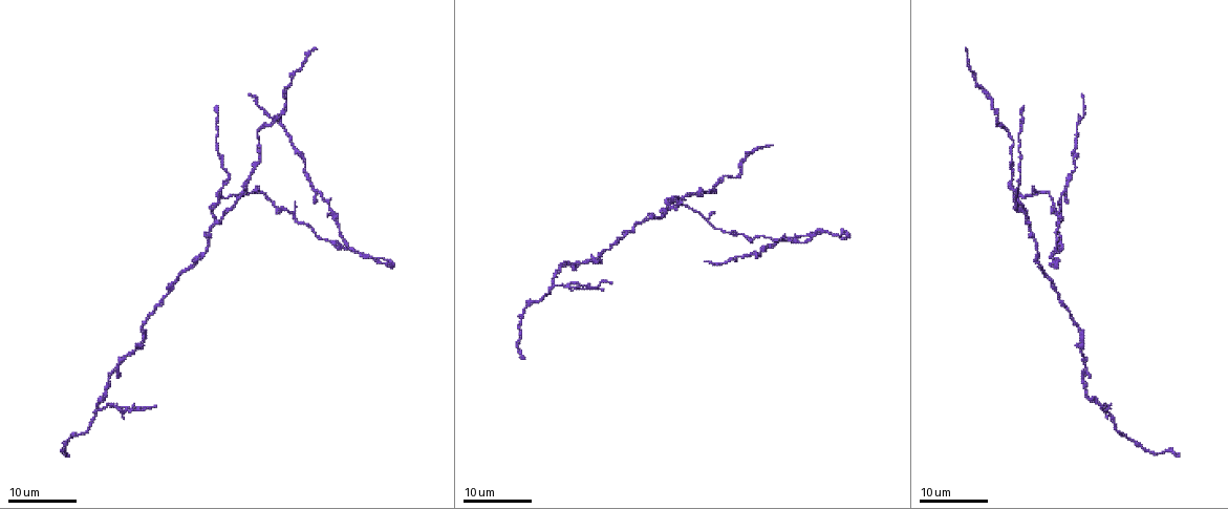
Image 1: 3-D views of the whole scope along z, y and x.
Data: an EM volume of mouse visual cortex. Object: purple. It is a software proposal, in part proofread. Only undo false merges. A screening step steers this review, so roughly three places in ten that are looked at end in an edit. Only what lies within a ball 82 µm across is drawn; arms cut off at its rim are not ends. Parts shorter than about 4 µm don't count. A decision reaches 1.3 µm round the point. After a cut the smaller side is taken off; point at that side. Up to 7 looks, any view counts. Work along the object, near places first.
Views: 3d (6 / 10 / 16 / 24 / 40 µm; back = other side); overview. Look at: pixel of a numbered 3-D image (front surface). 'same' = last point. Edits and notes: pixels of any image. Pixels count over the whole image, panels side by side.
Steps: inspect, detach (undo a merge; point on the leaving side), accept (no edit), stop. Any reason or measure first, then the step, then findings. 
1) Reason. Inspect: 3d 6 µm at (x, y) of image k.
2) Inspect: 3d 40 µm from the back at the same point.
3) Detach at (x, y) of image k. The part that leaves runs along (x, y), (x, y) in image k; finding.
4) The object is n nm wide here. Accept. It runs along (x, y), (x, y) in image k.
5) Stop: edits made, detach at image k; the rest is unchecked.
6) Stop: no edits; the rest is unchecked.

Inspect: 3d 24 µm at (1028, 221) of image 1.

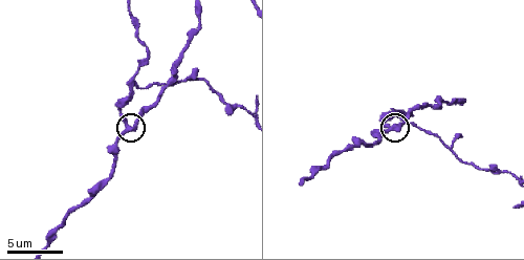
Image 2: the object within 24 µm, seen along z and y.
Inspect: 3d 10 µm at (127, 131) of image 2.

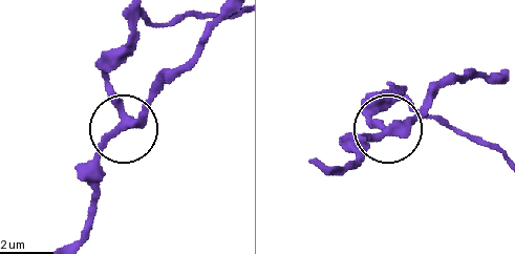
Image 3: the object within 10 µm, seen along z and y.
Accept. All the same cell.

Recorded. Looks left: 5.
Looks like a crossing. Inspect: 3d 16 µm at (99, 411) of image 1.

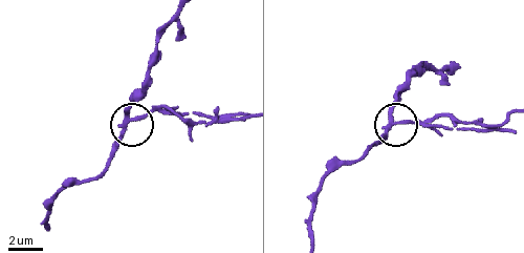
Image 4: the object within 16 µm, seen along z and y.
Inspect: 3d 10 µm at (399, 121) of image 4.

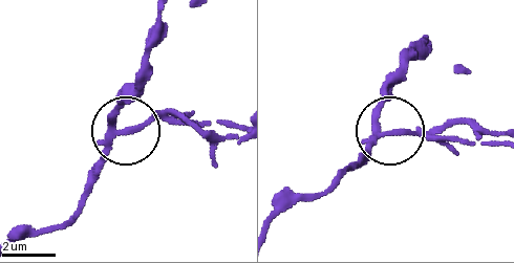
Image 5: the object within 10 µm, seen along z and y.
4 arms meet here. Detach at (159, 117) of image 5. The part that leaves runs along (126, 129), (164, 115), (238, 125) in image 5; a second cell is stuck on.

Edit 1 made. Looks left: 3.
Inspect: overview.

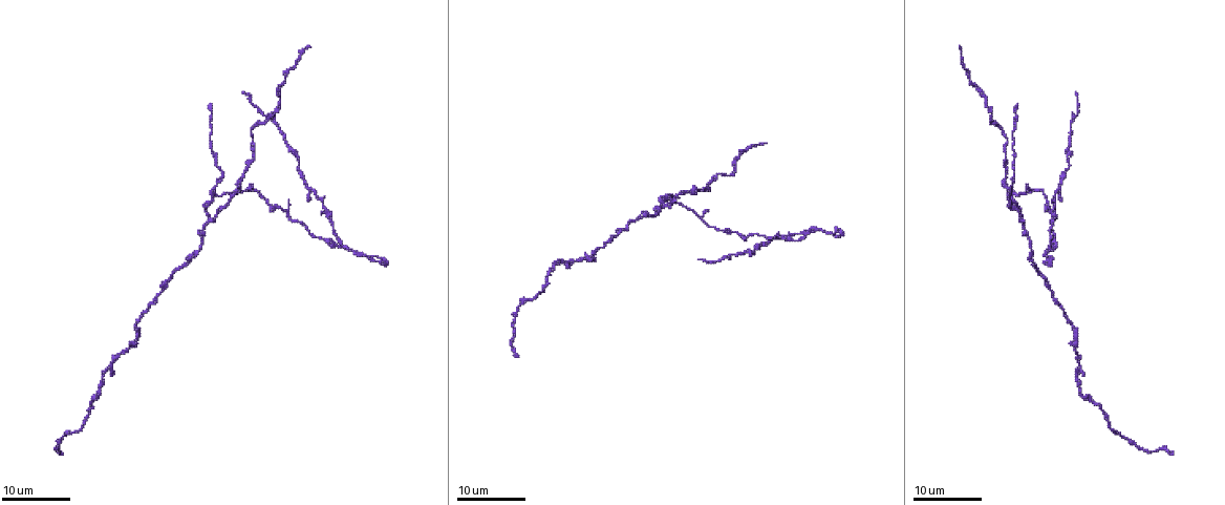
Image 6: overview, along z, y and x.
Three-way junction. Inspect: 3d 24 µm at (110, 366) of image 6.

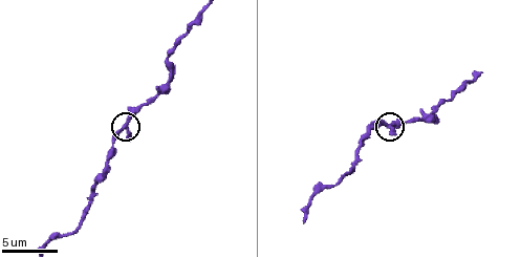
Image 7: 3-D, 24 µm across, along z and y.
Inspect: 3d 10 µm at (125, 123) of image 7.

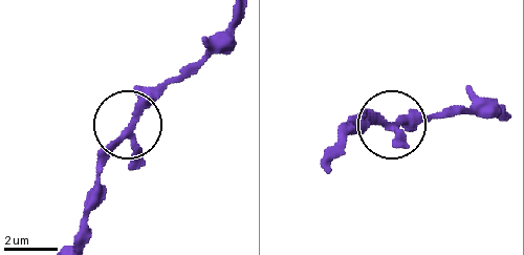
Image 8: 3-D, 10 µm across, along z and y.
3 arms meet here. Accept. It runs along (236, 14), (224, 35), (136, 115), (91, 188) in image 8; one cell here.

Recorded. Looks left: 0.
Stop: edits made, detach at image 5; the rest is unchecked.

